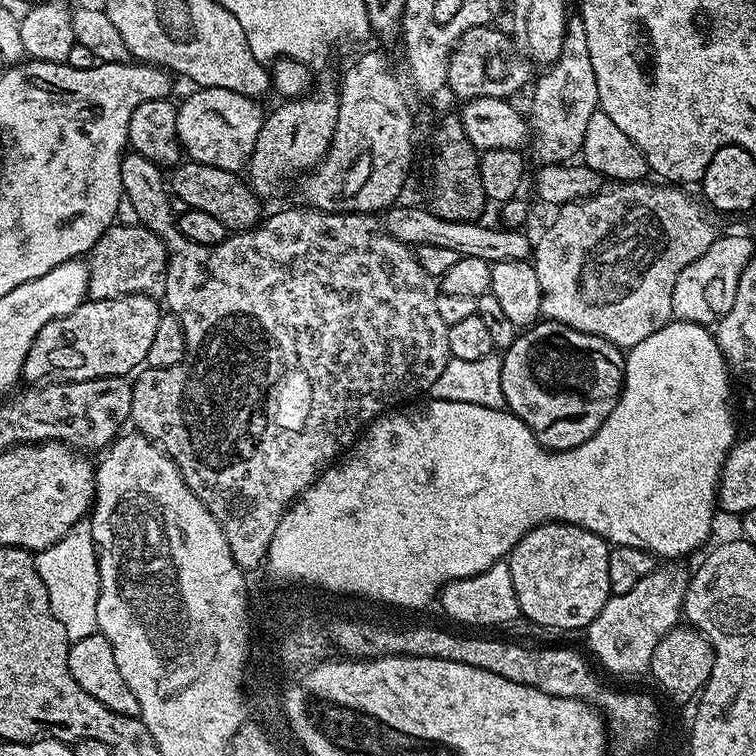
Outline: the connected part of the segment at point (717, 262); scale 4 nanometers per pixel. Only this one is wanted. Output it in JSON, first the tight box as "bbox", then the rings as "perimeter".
{"bbox":[673,235,753,325],"perimeter":[[[717,235],[710,250],[706,250],[698,262],[690,262],[690,266],[678,274],[678,282],[674,282],[673,317],[691,324],[715,325],[734,305],[739,279],[753,256],[750,237]]]}

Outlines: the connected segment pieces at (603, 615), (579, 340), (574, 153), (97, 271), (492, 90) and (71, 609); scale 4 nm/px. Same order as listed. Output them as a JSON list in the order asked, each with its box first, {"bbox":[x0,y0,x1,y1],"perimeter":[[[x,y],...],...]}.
[{"bbox":[586,566,685,676],"perimeter":[[[660,566],[654,572],[642,578],[634,586],[634,590],[628,590],[626,594],[609,596],[606,606],[599,612],[598,617],[588,625],[586,635],[588,635],[588,646],[592,650],[591,655],[597,656],[599,662],[610,672],[618,676],[638,676],[645,675],[650,666],[650,659],[654,656],[658,642],[661,641],[670,629],[679,625],[682,616],[684,603],[685,583],[670,568],[670,566]]]},{"bbox":[503,319,626,452],"perimeter":[[[541,319],[521,331],[503,353],[504,408],[512,412],[550,452],[582,446],[610,418],[624,390],[626,356],[604,338],[574,330],[557,320]]]},{"bbox":[530,18,600,165],"perimeter":[[[579,18],[569,19],[566,38],[562,42],[562,54],[552,64],[547,65],[544,77],[535,81],[532,92],[532,116],[530,112],[530,148],[536,151],[541,165],[563,164],[581,155],[586,134],[586,122],[600,107],[598,102],[598,82],[594,78],[594,65],[590,62],[590,49],[586,47],[586,30]]]},{"bbox":[86,222,168,300],"perimeter":[[[118,222],[109,227],[95,243],[86,263],[89,299],[109,300],[134,293],[158,296],[163,293],[168,252],[161,239],[144,225]]]},{"bbox":[447,26,533,102],"perimeter":[[[485,26],[471,28],[469,32],[462,34],[448,59],[447,91],[461,96],[461,101],[464,102],[474,98],[507,100],[515,97],[515,92],[522,91],[524,87],[527,89],[533,83],[533,65],[521,55],[517,45],[516,48],[512,45],[513,37],[505,32],[499,32],[496,26]]]},{"bbox":[34,519,100,641],"perimeter":[[[87,519],[79,520],[62,539],[54,542],[54,546],[35,553],[34,563],[46,586],[52,613],[58,622],[62,622],[62,626],[66,626],[69,641],[97,635],[96,607],[100,593],[100,571],[91,523]]]}]

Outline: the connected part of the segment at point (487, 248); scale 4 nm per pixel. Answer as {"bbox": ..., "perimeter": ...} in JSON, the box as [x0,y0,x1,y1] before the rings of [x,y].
{"bbox":[384,205,534,263],"perimeter":[[[397,205],[390,208],[384,216],[384,225],[392,237],[412,248],[422,245],[445,247],[454,250],[459,256],[482,258],[488,263],[498,261],[522,261],[531,259],[534,252],[533,241],[519,229],[488,228],[483,224],[472,221],[470,223],[450,222],[448,219],[438,218],[431,209],[422,206]]]}

